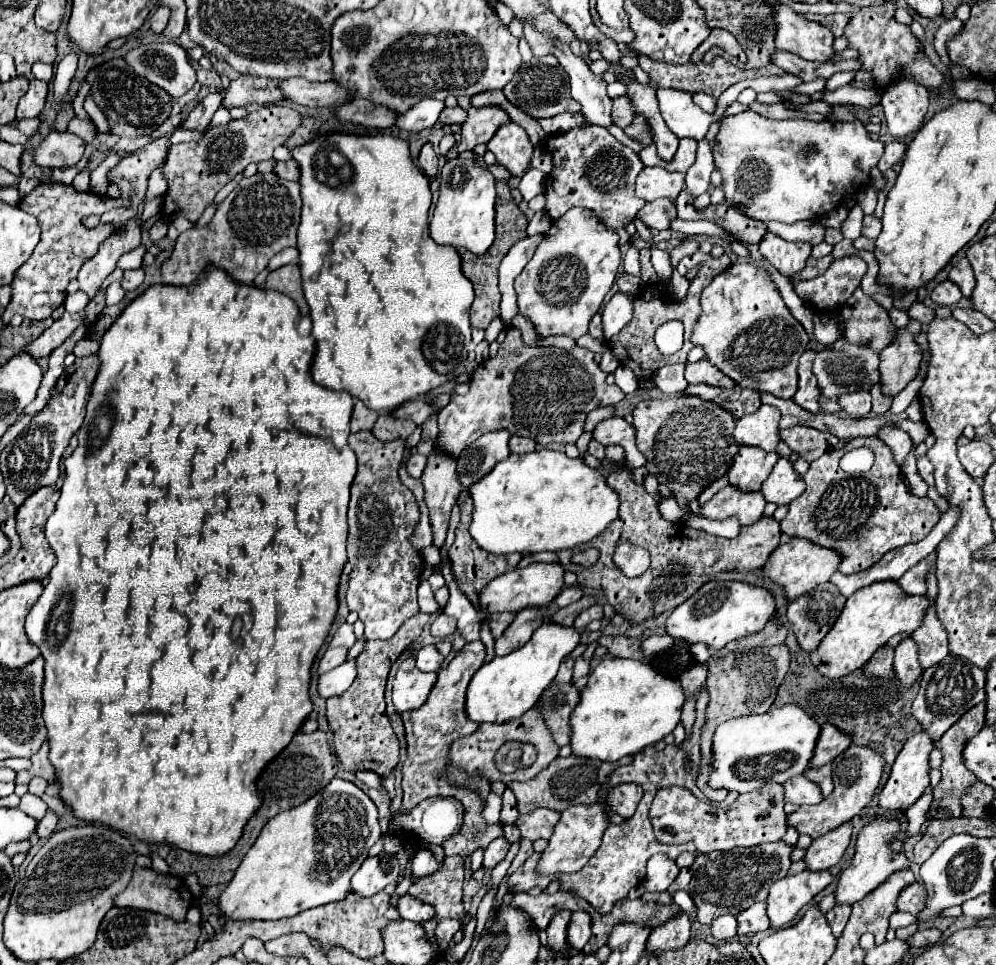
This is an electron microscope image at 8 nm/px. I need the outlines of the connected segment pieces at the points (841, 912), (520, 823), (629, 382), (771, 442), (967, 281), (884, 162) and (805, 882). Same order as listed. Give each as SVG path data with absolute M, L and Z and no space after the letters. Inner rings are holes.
M845 903L845 905L835 905L835 907L827 913L827 921L829 921L835 937L839 937L839 935L843 933L845 923L847 923L847 919L849 919L849 913L851 913L851 905L847 905L847 903Z
M535 809L535 811L527 813L527 815L519 815L515 825L519 827L523 839L537 841L537 839L549 839L557 821L559 821L557 811Z
M619 367L615 373L615 385L623 391L623 393L633 393L633 391L637 391L637 387L639 387L639 383L637 383L637 379L635 379L635 375L633 375L633 371L629 371L629 367Z
M761 405L755 413L741 417L733 431L737 445L753 445L765 451L775 451L781 441L779 417L781 413L773 405Z
M959 259L957 265L953 265L953 269L949 271L949 279L961 289L961 293L965 297L971 295L971 291L975 287L975 277L973 277L973 269L967 259Z
M901 139L885 143L885 153L883 153L883 157L881 157L881 161L879 161L879 165L877 165L877 167L879 167L881 171L885 171L885 169L893 167L895 163L899 163L899 161L901 161L901 157L905 155L905 149L907 149L907 145L905 145Z
M803 871L773 883L767 897L767 915L771 919L771 927L785 927L799 913L799 909L811 903L811 899L831 881L833 875L829 871Z

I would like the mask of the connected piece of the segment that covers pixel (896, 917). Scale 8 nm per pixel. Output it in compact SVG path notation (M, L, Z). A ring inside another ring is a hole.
M901 911L893 913L891 915L891 921L889 921L889 925L893 929L899 929L899 927L905 927L905 925L911 925L911 923L917 923L917 917L913 917L909 913L901 913Z

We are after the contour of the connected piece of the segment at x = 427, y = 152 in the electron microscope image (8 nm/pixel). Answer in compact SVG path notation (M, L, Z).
M425 143L425 145L421 147L421 153L419 153L417 163L419 163L419 167L421 167L427 175L433 177L433 175L437 173L437 153L435 153L435 149L433 149L431 143Z

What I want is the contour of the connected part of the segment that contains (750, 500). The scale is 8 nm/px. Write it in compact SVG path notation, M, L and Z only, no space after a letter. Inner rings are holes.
M727 485L715 495L715 499L711 499L701 507L701 515L709 519L727 519L735 515L741 525L749 525L763 515L765 503L767 501L765 497L759 495L759 491L745 493L745 491L737 491L735 485Z

